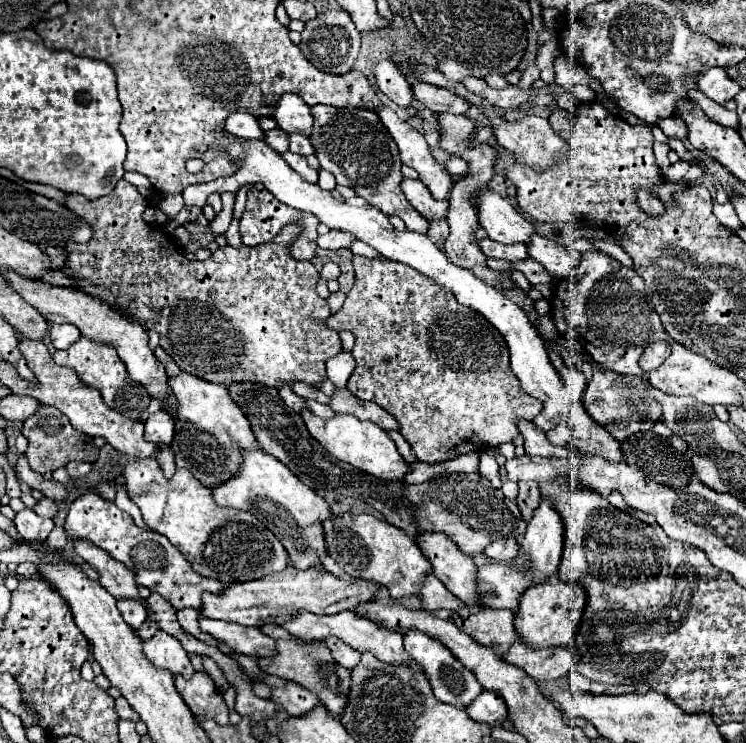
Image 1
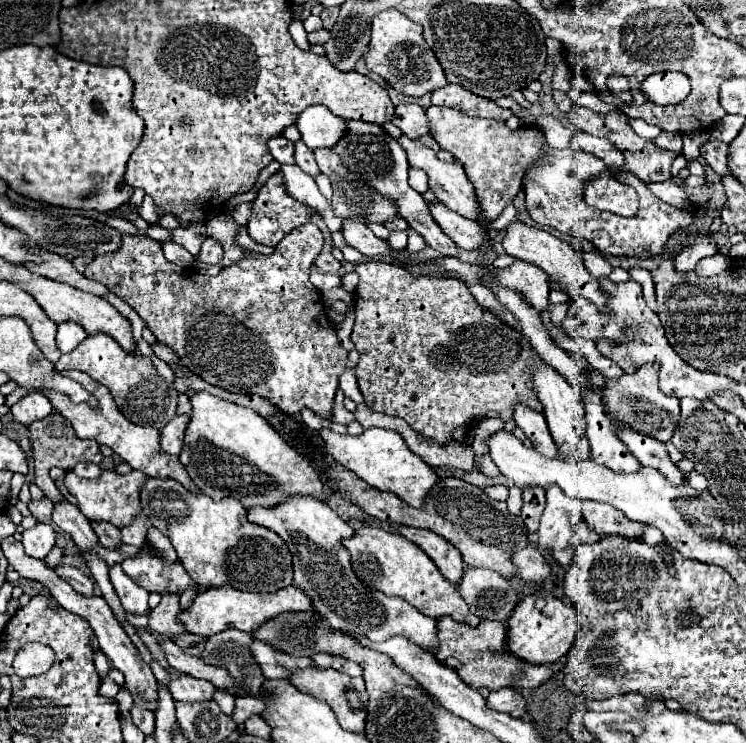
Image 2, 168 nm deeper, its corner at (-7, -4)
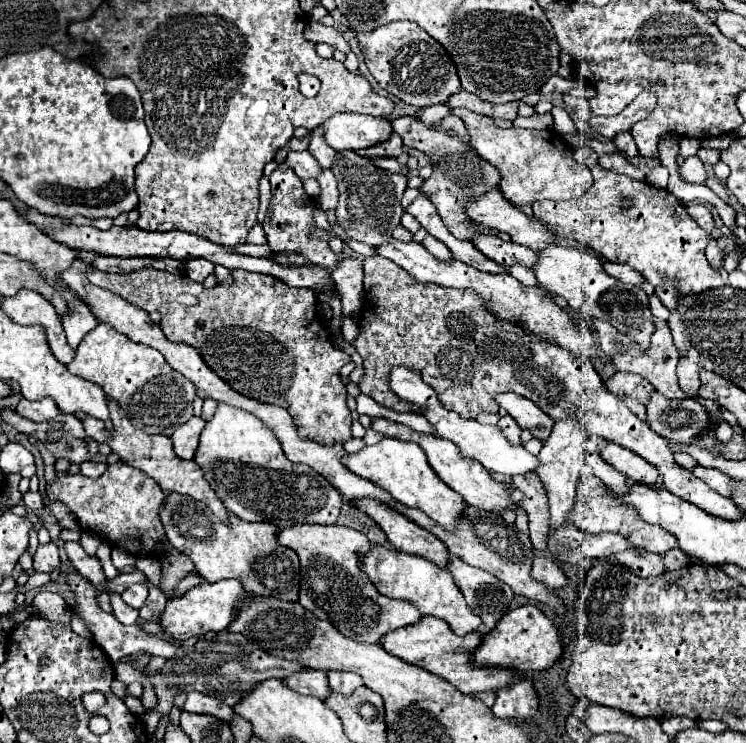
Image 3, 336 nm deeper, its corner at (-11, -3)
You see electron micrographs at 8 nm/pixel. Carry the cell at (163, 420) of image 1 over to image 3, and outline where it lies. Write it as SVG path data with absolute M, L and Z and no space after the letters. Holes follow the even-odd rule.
M189 418L183 426L179 426L175 430L175 434L171 436L173 446L175 446L175 454L183 460L193 460L195 452L197 452L197 444L199 444L199 434L205 426L203 418Z

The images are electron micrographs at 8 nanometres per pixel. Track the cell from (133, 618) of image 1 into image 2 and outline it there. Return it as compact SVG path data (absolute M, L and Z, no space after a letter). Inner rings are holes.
M121 565L113 567L109 571L109 577L111 577L111 583L113 583L127 613L131 613L131 615L147 615L149 613L149 603L147 603L149 593L143 587L139 587L135 581L131 581L123 573Z

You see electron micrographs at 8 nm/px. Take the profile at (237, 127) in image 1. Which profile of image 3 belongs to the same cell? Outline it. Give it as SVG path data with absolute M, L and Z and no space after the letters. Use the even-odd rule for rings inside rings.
M305 150L305 152L289 152L287 154L287 164L295 170L299 178L317 178L321 166L315 162L315 158Z

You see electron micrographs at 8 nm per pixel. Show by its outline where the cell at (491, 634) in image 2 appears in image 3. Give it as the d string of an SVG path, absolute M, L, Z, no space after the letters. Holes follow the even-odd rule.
M423 616L419 622L415 622L411 626L393 630L391 634L385 634L379 640L379 644L389 654L401 658L403 662L419 666L427 672L433 672L433 674L445 678L447 682L457 686L463 694L477 694L477 692L487 692L487 690L497 692L519 678L513 670L507 670L507 668L475 668L471 664L471 654L481 644L481 634L473 632L473 634L467 634L461 638L461 636L453 634L453 630L447 626L447 622L443 622L441 618L435 618L435 616Z

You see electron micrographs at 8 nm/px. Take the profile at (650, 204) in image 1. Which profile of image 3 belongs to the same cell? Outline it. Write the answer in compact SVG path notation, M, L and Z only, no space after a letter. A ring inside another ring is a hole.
M587 144L575 150L575 160L591 170L593 186L577 200L535 202L535 218L547 222L563 238L589 244L609 262L633 266L653 288L667 280L675 284L677 296L703 294L707 290L723 288L725 282L721 274L713 270L705 258L709 234L687 214L685 204L679 202L669 190L659 190L647 182L637 182L629 176L601 168L597 158L597 152ZM623 200L629 200L629 208L623 208Z

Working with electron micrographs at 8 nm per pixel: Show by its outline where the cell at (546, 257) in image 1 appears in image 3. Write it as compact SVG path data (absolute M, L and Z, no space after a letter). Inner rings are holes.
M603 262L603 268L609 276L621 280L621 282L627 282L627 284L633 284L633 286L643 286L645 278L631 266L627 264L613 264L613 262Z

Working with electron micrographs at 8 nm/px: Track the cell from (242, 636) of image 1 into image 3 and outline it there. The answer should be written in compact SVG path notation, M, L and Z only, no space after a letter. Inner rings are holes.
M303 670L303 672L295 672L289 678L283 680L291 690L299 692L299 694L307 694L307 696L317 696L321 700L325 700L327 694L331 694L331 688L327 684L327 676L323 670Z

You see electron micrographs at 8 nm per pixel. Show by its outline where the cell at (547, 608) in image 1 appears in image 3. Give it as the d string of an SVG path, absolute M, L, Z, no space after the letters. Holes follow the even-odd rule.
M529 604L507 612L501 618L501 622L497 622L495 628L483 636L479 648L473 652L471 664L475 664L477 668L501 666L525 674L531 670L551 668L559 656L561 656L559 630L555 628L553 620L549 620L537 606Z

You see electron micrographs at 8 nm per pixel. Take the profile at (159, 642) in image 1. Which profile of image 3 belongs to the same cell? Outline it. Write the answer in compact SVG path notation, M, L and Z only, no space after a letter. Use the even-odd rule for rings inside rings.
M191 692L187 694L187 702L185 702L185 712L191 712L191 714L209 714L209 716L215 716L223 722L231 722L233 720L233 708L227 706L225 702L213 698L213 696L205 696L205 694L199 694L199 692Z

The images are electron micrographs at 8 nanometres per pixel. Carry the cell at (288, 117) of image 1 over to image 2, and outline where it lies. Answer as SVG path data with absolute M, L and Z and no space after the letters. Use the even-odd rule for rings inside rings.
M313 105L313 107L303 109L299 113L299 119L295 121L295 125L301 133L303 143L309 149L333 147L347 129L345 121L341 117L333 115L323 105Z

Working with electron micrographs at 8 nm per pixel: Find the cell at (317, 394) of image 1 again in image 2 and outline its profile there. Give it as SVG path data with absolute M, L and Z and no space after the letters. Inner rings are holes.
M337 391L337 395L335 395L335 405L333 405L333 411L331 411L331 421L341 423L341 425L347 425L347 423L351 423L353 419L355 419L353 413L343 407L343 393Z

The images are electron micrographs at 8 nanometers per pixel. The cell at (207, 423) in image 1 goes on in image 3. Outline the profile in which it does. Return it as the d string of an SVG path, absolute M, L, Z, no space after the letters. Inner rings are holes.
M225 404L217 406L215 416L201 432L195 462L203 468L207 482L213 486L227 510L231 510L245 522L271 522L279 528L293 524L335 524L343 506L341 494L321 474L317 474L309 466L289 462L287 456L281 452L275 434L267 430L259 418L239 408L231 408Z

